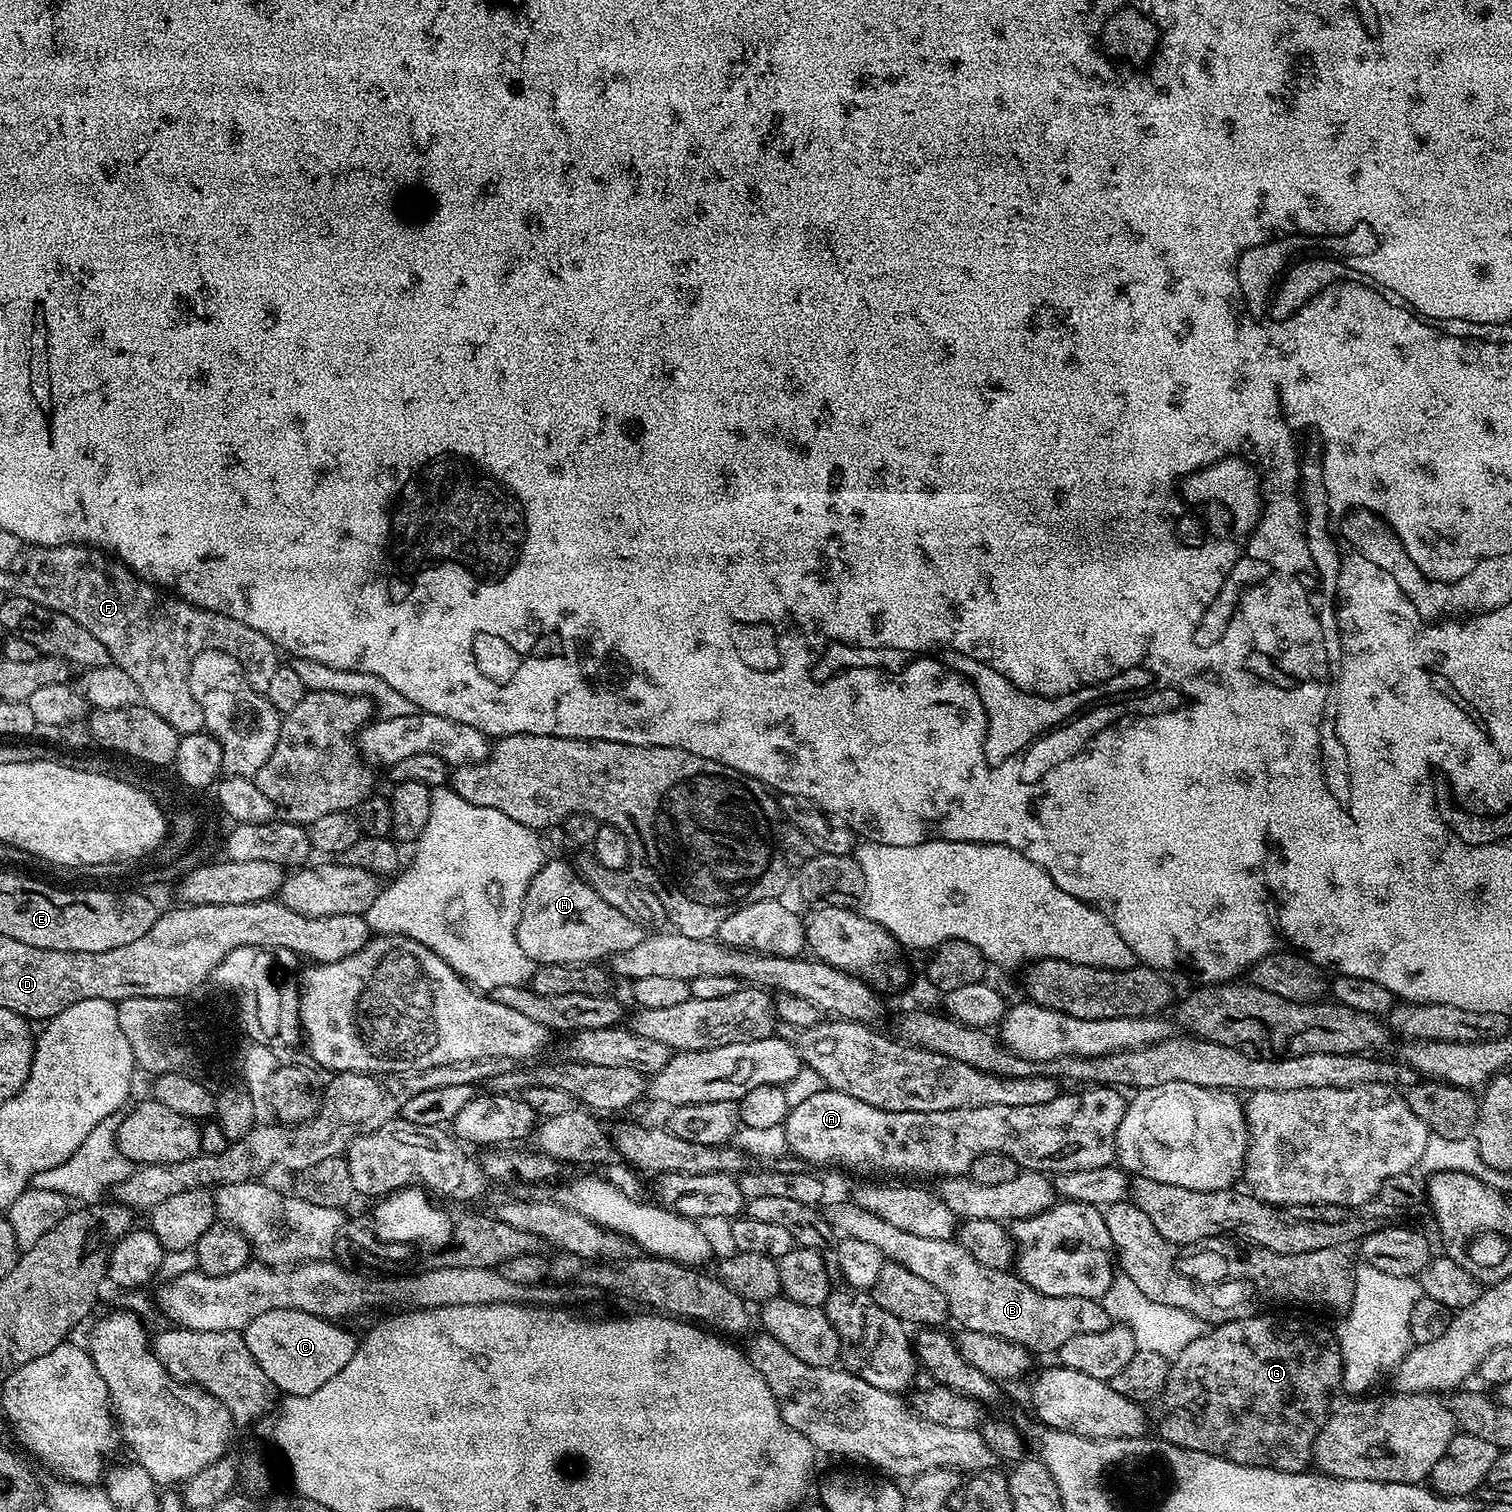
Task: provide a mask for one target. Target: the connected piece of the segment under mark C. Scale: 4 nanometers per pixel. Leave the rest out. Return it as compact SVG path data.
M266 1310L266 1314L258 1314L254 1322L245 1326L242 1335L246 1342L246 1350L250 1350L254 1362L258 1362L269 1385L273 1384L284 1396L305 1396L314 1394L318 1386L330 1382L330 1378L334 1378L334 1374L338 1374L338 1370L343 1370L346 1362L354 1358L358 1336L347 1332L340 1324L343 1323L332 1318L315 1316L306 1310Z

